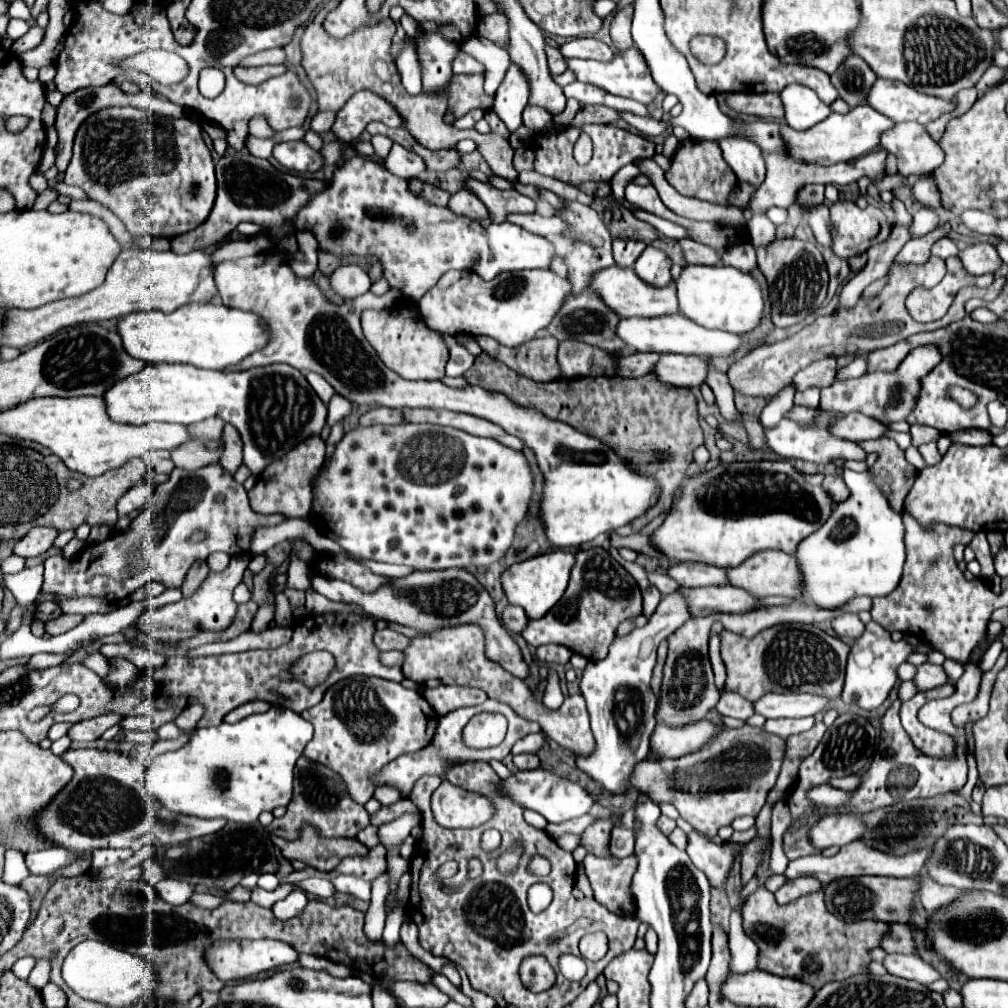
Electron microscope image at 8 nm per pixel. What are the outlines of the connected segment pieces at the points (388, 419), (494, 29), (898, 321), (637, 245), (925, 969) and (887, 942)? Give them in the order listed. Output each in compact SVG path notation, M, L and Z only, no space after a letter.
M377 407L377 409L363 413L359 419L359 425L377 425L377 423L399 425L399 423L403 423L403 415L401 415L401 411L391 411L389 407Z
M489 15L485 19L481 19L477 33L481 33L483 37L487 37L489 41L493 41L499 47L509 45L509 31L507 31L509 23L503 15Z
M931 257L925 265L919 265L919 267L917 265L905 265L905 267L903 265L893 265L891 271L889 271L891 281L879 297L871 299L869 303L865 303L861 299L857 303L857 307L851 309L851 311L837 311L837 313L831 313L823 319L817 319L815 323L801 329L797 335L793 335L785 341L779 341L779 343L771 343L771 345L765 343L765 345L753 349L743 359L735 361L727 371L727 377L729 377L729 383L731 383L733 391L741 393L741 395L751 395L751 397L775 395L783 387L791 385L791 381L793 381L793 377L799 369L803 369L809 363L819 361L823 357L829 357L829 355L841 357L841 355L849 355L849 353L867 355L869 351L895 345L897 341L903 341L903 339L907 339L915 333L935 331L935 329L941 329L949 323L961 321L965 317L965 301L969 301L973 297L983 299L983 301L993 301L1001 293L1003 283L1005 283L1005 279L995 279L995 283L989 289L965 287L955 295L955 299L951 303L951 309L947 311L945 317L941 317L933 323L927 323L927 325L919 325L915 319L911 319L909 311L905 309L905 299L907 299L909 291L915 289L915 287L933 287L933 285L937 285L939 283L939 273L945 273L945 261L939 259L939 257Z
M613 239L613 259L619 267L631 267L643 249L645 249L645 243L641 241Z
M887 955L883 959L883 965L887 973L903 979L913 979L921 985L929 985L941 977L929 963L925 963L917 955Z
M903 923L889 925L889 931L881 939L881 947L887 953L915 953L915 941L911 937L911 927Z

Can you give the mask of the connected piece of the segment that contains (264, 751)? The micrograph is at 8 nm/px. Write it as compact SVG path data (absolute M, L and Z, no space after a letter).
M271 707L265 713L249 715L235 725L197 729L193 739L177 751L167 751L149 763L145 775L147 793L177 815L203 819L227 819L233 823L255 823L263 811L285 807L293 795L293 767L313 737L313 727L299 713L287 707Z

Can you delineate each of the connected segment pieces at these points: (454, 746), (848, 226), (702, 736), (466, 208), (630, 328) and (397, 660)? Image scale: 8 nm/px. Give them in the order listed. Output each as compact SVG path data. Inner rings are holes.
M487 699L485 703L481 705L475 705L475 707L463 707L463 709L457 709L457 711L451 711L447 713L445 717L439 719L439 725L437 725L437 731L435 731L435 737L431 741L431 745L427 745L423 751L417 751L417 753L407 753L407 755L401 755L397 757L395 761L391 761L387 767L383 767L379 773L377 773L377 781L379 783L385 783L385 785L391 785L391 787L397 787L403 797L409 797L409 791L415 783L415 779L419 779L421 775L425 773L443 773L451 763L457 763L457 761L467 761L467 759L475 759L475 761L489 761L489 759L497 759L497 761L503 761L503 757L507 757L511 753L511 747L515 741L523 739L525 735L529 733L539 733L541 727L539 723L531 723L531 721L525 721L525 719L519 719L507 705L503 703L495 703L491 699ZM483 711L493 711L493 713L503 713L505 717L509 717L509 729L507 729L507 737L503 739L501 745L497 747L489 747L489 749L467 749L465 743L463 743L463 727L467 725L467 721L477 715L477 713L483 713Z
M837 201L831 207L831 243L833 243L831 249L841 259L849 259L853 255L865 253L869 247L885 241L889 231L891 225L885 223L885 217L877 207L869 205L865 209L859 209L853 201Z
M699 721L687 727L657 725L651 733L649 751L655 757L683 757L711 743L721 729L723 725L715 725L711 721Z
M461 187L455 195L451 195L449 199L449 207L453 211L459 211L463 215L471 215L471 219L479 221L483 217L489 217L487 207L477 199L477 195L473 191L469 191L467 187Z
M663 315L663 317L629 317L621 319L615 327L615 335L627 345L631 351L655 351L655 353L681 353L681 355L697 355L697 357L725 357L731 355L739 347L739 335L731 335L727 331L715 331L699 327L691 323L691 319L683 319L681 315Z
M385 651L385 653L379 653L379 659L387 667L401 667L403 665L403 653L401 651Z

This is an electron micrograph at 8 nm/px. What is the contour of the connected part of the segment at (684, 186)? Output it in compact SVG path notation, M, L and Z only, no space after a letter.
M687 139L679 143L675 157L671 159L671 169L665 173L669 185L673 185L685 197L699 197L717 205L727 205L727 197L737 185L737 177L731 167L725 163L719 143L715 141L693 141Z

